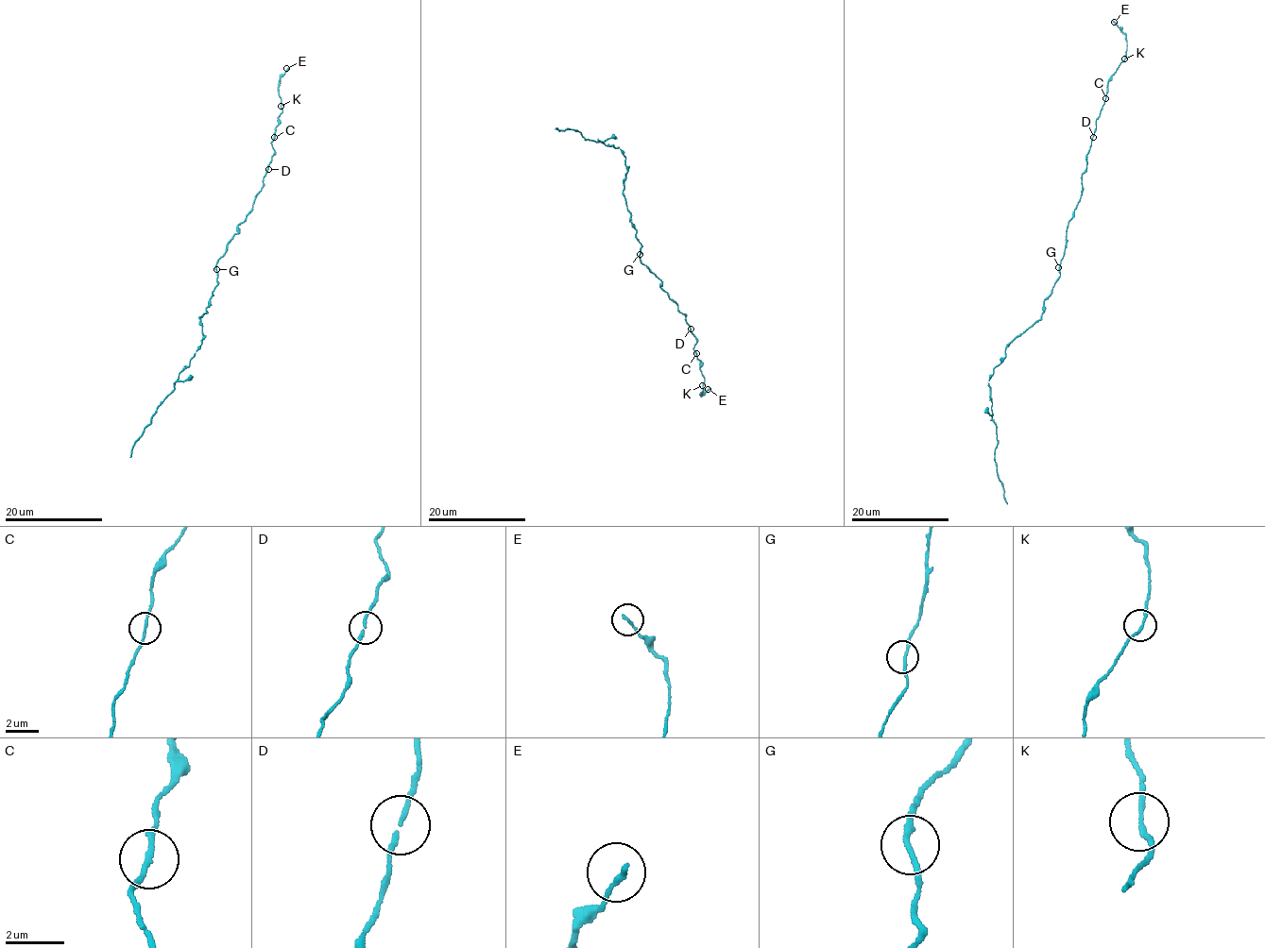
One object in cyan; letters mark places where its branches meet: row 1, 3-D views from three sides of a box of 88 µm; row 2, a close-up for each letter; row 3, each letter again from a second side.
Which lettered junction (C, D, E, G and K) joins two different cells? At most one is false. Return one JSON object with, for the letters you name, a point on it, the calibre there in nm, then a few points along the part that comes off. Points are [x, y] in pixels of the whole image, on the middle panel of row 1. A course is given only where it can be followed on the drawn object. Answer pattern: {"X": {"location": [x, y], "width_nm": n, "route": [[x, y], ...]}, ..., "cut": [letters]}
{"cut": []}

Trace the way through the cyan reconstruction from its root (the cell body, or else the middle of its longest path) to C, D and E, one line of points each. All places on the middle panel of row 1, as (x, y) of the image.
C: (640, 255), (641, 262), (658, 278), (662, 282), (661, 288), (685, 315), (696, 341), (694, 347), (696, 353)
D: (640, 255), (641, 262), (662, 282), (661, 288), (675, 302), (691, 329)
E: (640, 255), (685, 315), (696, 341), (694, 349), (704, 376), (699, 396), (708, 389)

